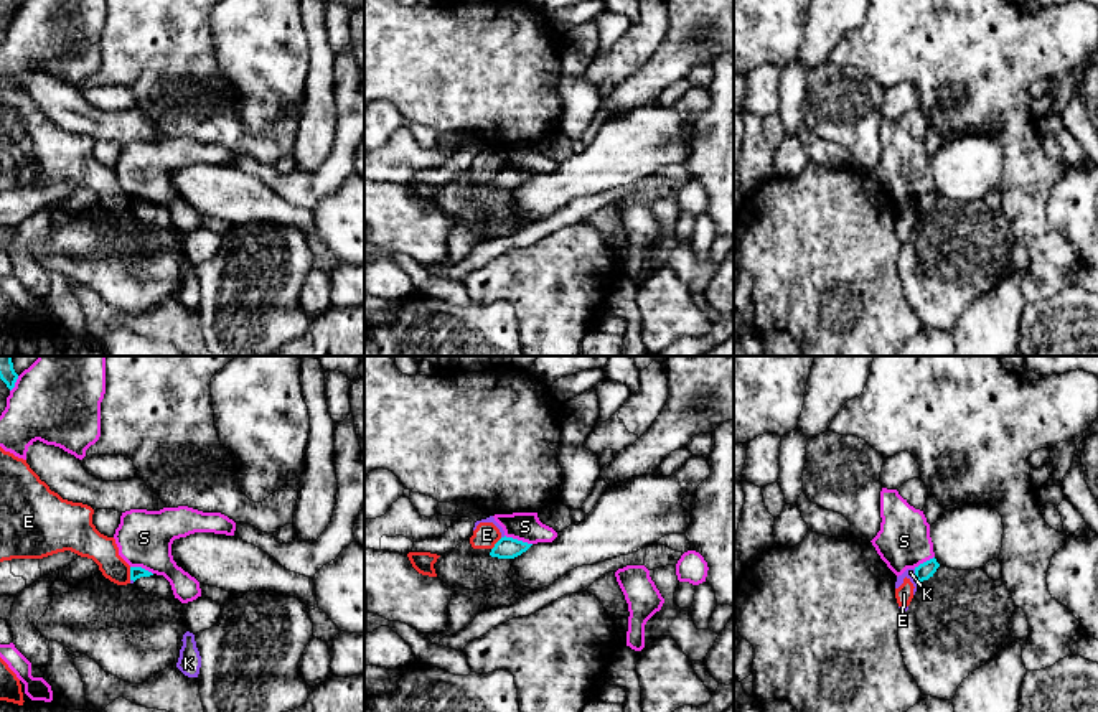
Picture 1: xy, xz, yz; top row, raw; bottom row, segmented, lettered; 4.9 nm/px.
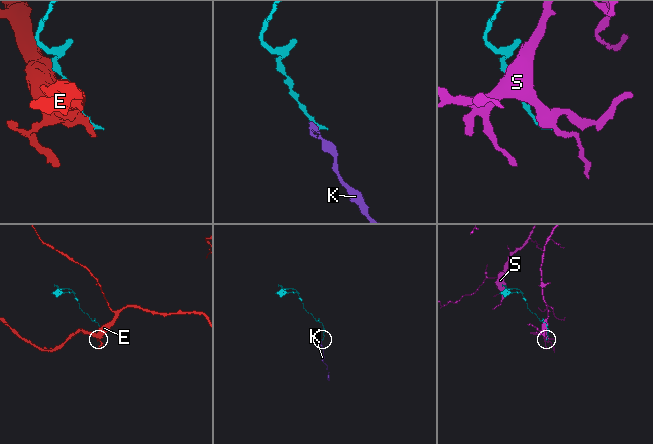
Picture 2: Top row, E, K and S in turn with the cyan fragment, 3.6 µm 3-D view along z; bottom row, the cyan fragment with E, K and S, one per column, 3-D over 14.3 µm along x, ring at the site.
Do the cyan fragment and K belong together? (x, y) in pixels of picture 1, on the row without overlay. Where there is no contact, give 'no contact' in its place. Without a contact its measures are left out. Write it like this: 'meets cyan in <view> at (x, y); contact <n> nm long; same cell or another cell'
meets cyan in yz at (915, 206); contact 70 nm long; another cell

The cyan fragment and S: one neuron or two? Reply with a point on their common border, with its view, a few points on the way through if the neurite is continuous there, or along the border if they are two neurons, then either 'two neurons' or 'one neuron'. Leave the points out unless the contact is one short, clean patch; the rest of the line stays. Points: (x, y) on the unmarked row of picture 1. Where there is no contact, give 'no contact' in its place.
contact xz (516, 170); two neurons

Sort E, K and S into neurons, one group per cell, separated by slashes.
E K / S

